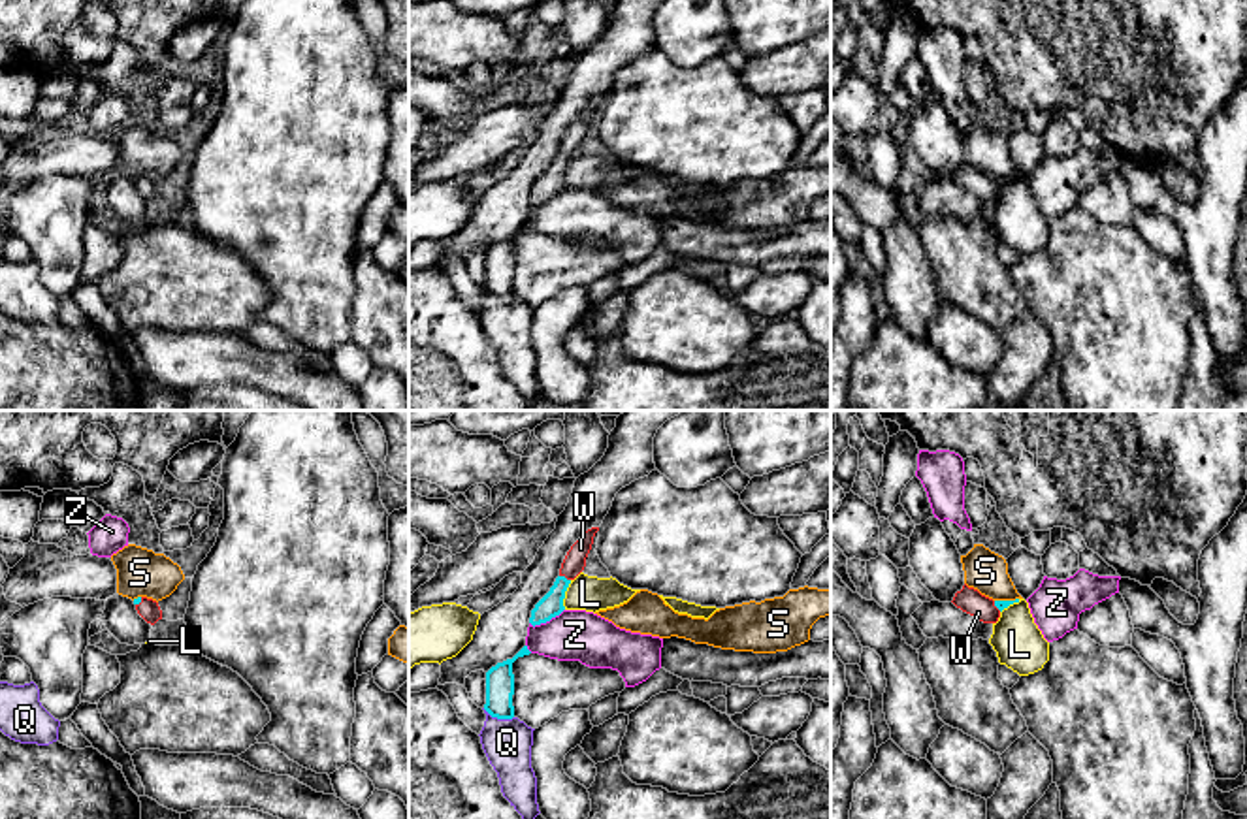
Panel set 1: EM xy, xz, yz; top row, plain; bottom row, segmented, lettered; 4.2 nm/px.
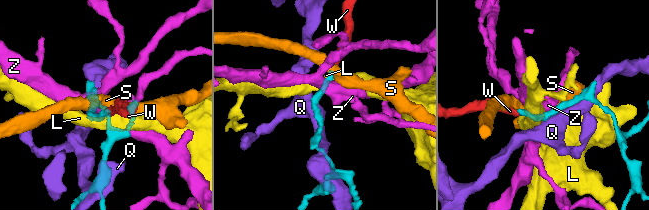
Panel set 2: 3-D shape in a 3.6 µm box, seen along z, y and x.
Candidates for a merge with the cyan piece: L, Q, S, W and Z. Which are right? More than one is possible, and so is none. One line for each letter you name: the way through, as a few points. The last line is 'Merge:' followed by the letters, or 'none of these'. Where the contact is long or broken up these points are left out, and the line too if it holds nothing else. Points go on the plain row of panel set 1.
W: runs through xz (550, 183), (564, 155), (575, 138)
Merge: W

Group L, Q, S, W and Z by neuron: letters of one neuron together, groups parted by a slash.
L / Q / S / W / Z

